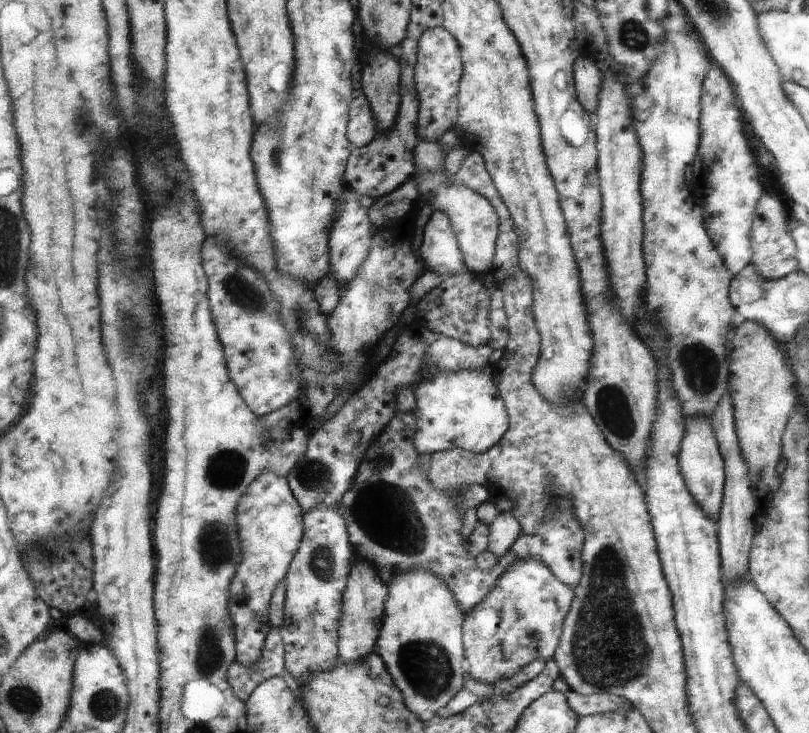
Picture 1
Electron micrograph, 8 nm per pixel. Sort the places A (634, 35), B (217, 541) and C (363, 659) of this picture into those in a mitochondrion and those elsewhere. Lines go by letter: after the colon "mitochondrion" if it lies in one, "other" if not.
A: mitochondrion
B: mitochondrion
C: other

